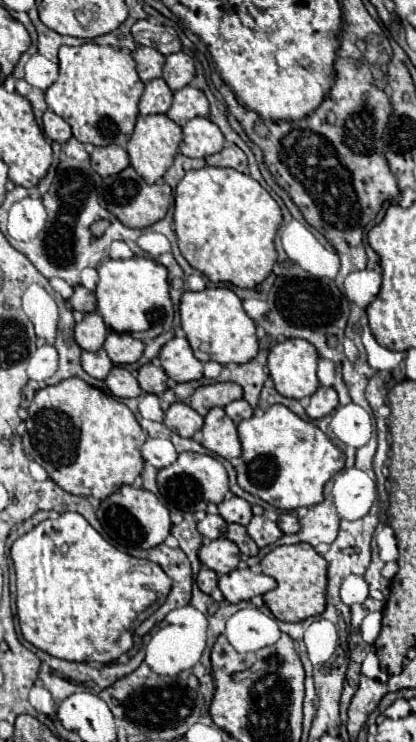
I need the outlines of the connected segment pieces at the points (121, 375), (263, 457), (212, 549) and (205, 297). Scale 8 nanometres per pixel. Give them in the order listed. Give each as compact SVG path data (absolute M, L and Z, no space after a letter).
M114 366L104 382L116 398L134 398L142 394L138 380L122 366Z
M274 404L266 412L260 412L248 420L242 420L238 424L238 436L242 442L240 464L236 466L238 484L242 490L262 498L274 508L296 510L300 506L320 504L320 500L324 500L324 484L344 468L344 460L346 460L344 452L338 450L316 424L298 418L284 404Z
M222 536L222 538L206 542L200 548L198 558L202 564L206 564L216 574L228 574L238 566L240 550L236 548L236 544L232 544L228 538Z
M212 286L200 292L184 292L180 300L180 320L182 330L200 362L220 362L220 364L244 364L258 354L256 324L244 312L242 300L234 290L226 286Z

